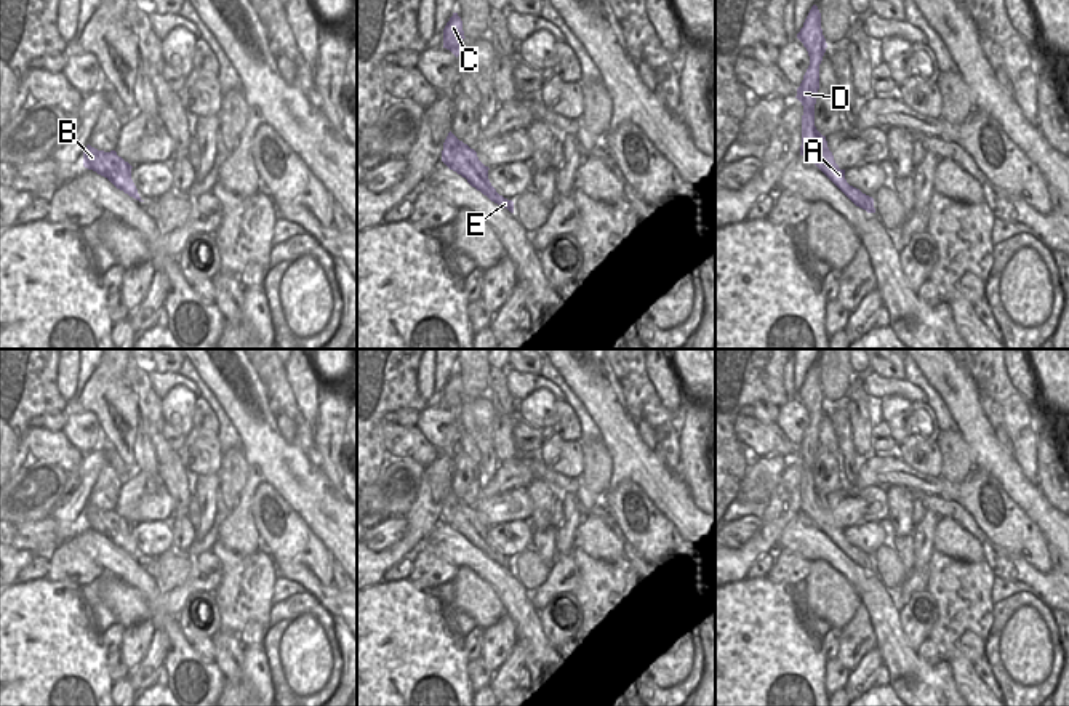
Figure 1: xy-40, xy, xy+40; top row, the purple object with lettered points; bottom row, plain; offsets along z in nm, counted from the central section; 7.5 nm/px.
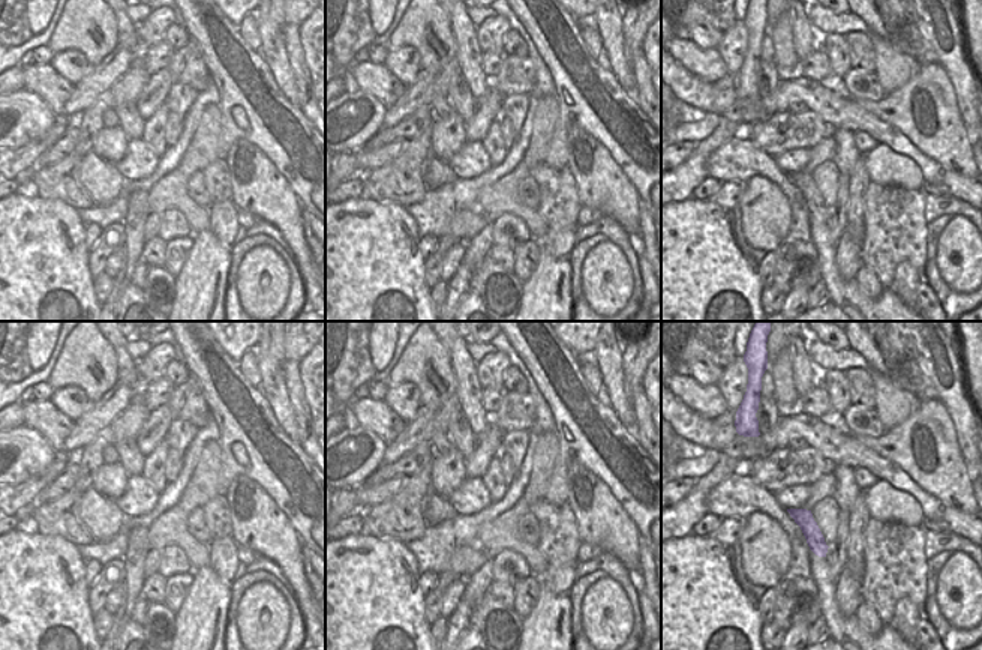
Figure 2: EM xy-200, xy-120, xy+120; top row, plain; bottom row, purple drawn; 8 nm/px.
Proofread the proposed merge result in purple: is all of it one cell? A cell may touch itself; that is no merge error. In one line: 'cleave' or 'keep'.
keep

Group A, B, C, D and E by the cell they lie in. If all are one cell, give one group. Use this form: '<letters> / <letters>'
A B C D E

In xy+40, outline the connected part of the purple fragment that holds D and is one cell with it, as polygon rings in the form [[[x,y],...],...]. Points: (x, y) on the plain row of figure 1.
[[[816,363],[811,365],[797,397],[803,402],[810,415],[810,424],[795,455],[803,464],[800,514],[808,515],[856,565],[867,572],[875,572],[874,557],[847,541],[845,528],[840,528],[835,522],[834,514],[827,506],[826,495],[815,485],[819,423],[827,407],[821,387],[821,371]]]

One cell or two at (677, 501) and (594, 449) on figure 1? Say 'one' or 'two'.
two

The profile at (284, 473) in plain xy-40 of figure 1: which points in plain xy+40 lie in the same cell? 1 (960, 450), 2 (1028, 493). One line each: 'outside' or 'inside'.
1: outside
2: inside

